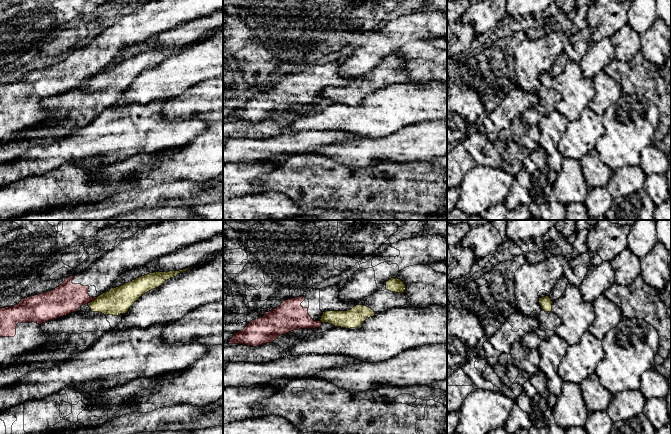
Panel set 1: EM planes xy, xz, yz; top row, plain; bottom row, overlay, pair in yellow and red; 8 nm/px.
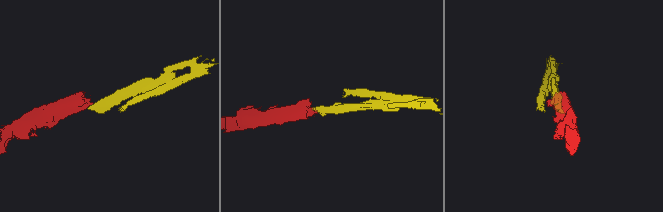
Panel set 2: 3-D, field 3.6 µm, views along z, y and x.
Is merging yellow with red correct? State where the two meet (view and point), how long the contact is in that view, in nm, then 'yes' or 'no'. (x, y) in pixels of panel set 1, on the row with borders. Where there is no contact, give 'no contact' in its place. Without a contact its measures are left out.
xy (92, 301) | 100 nm | no

